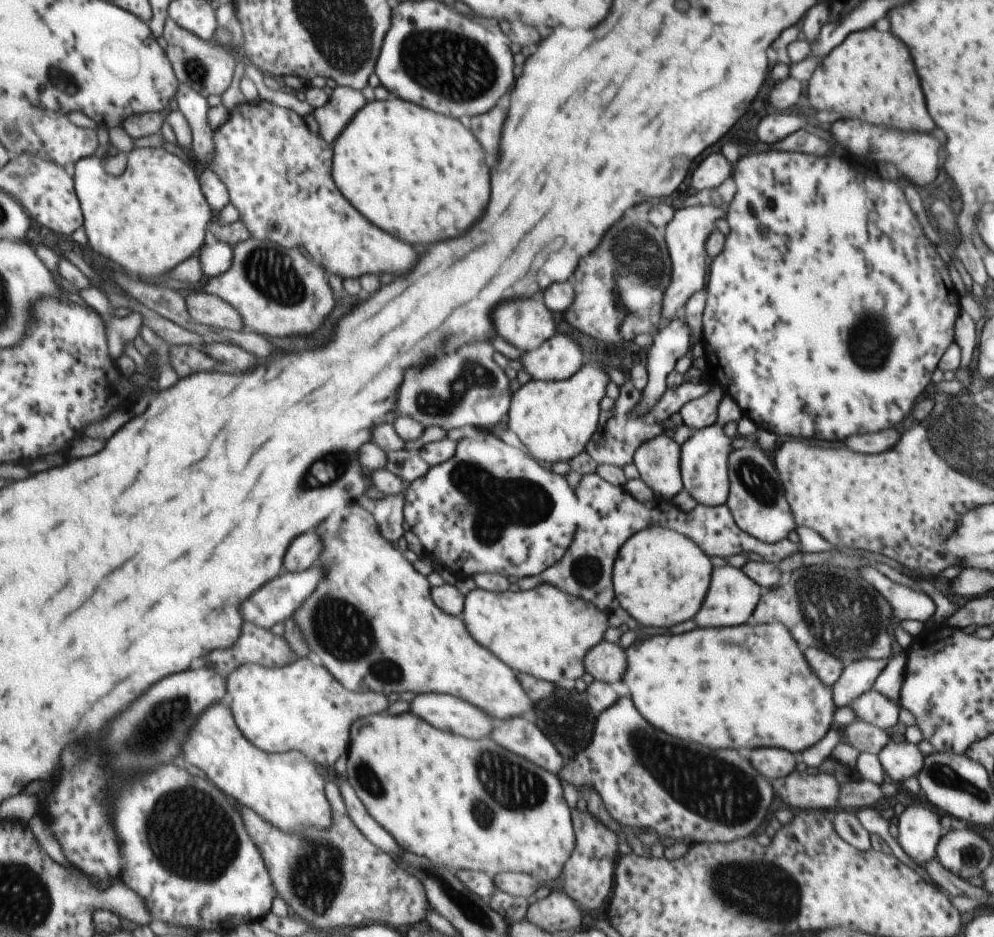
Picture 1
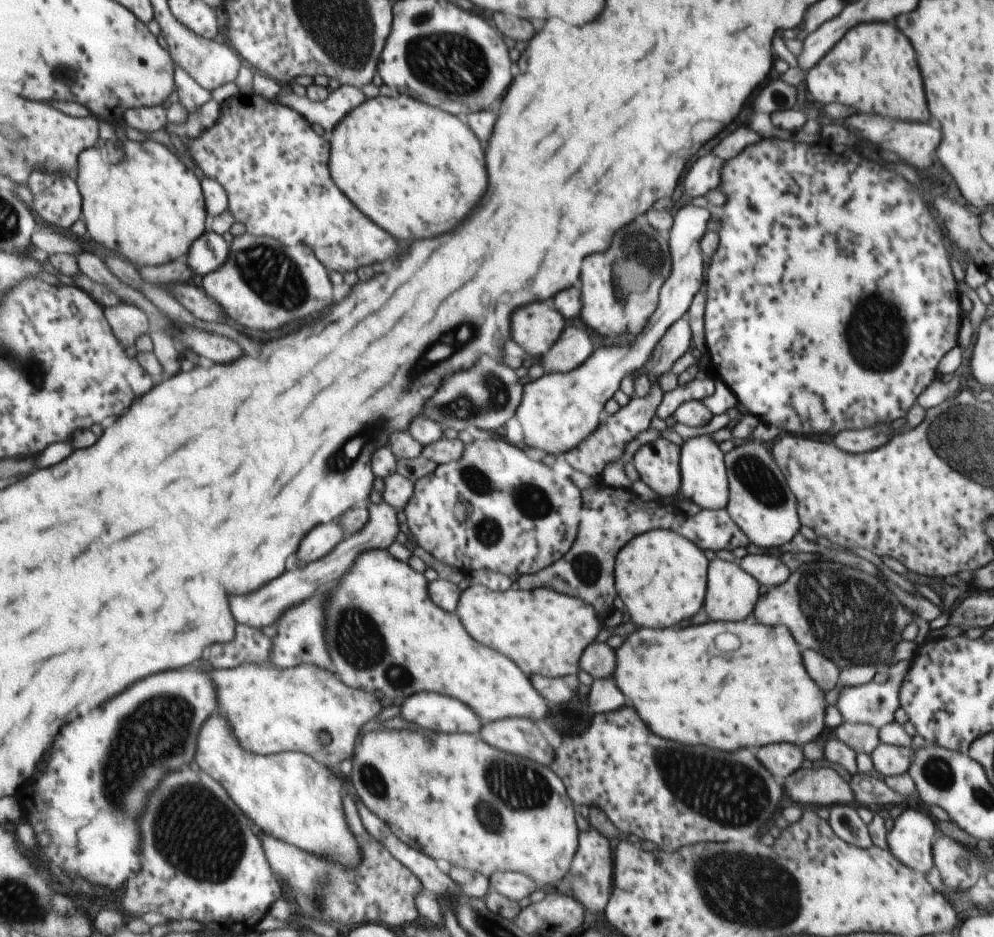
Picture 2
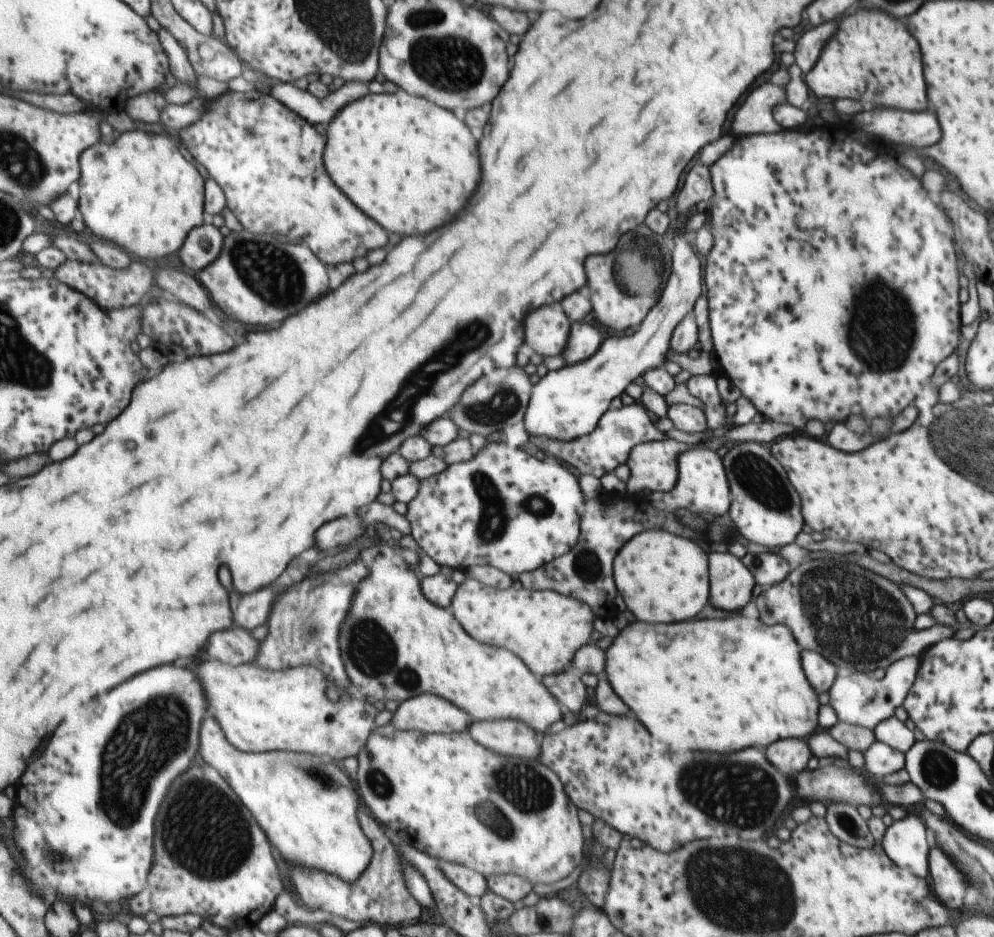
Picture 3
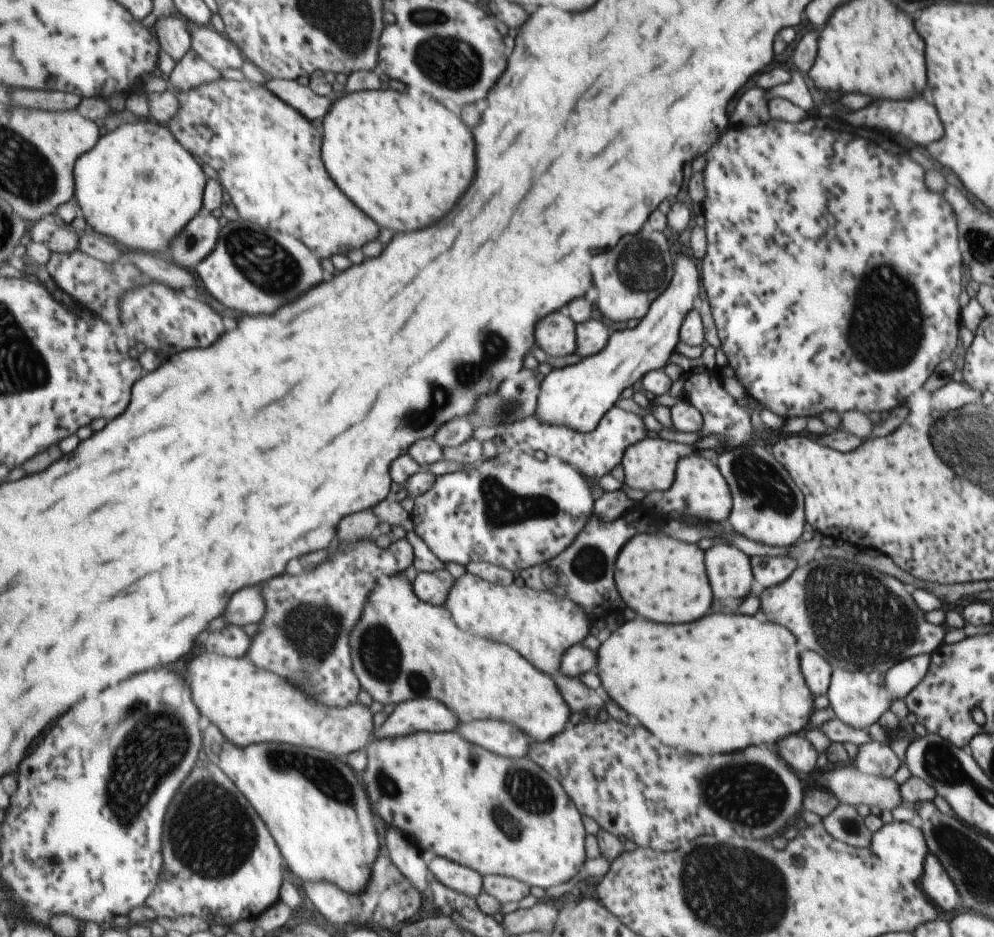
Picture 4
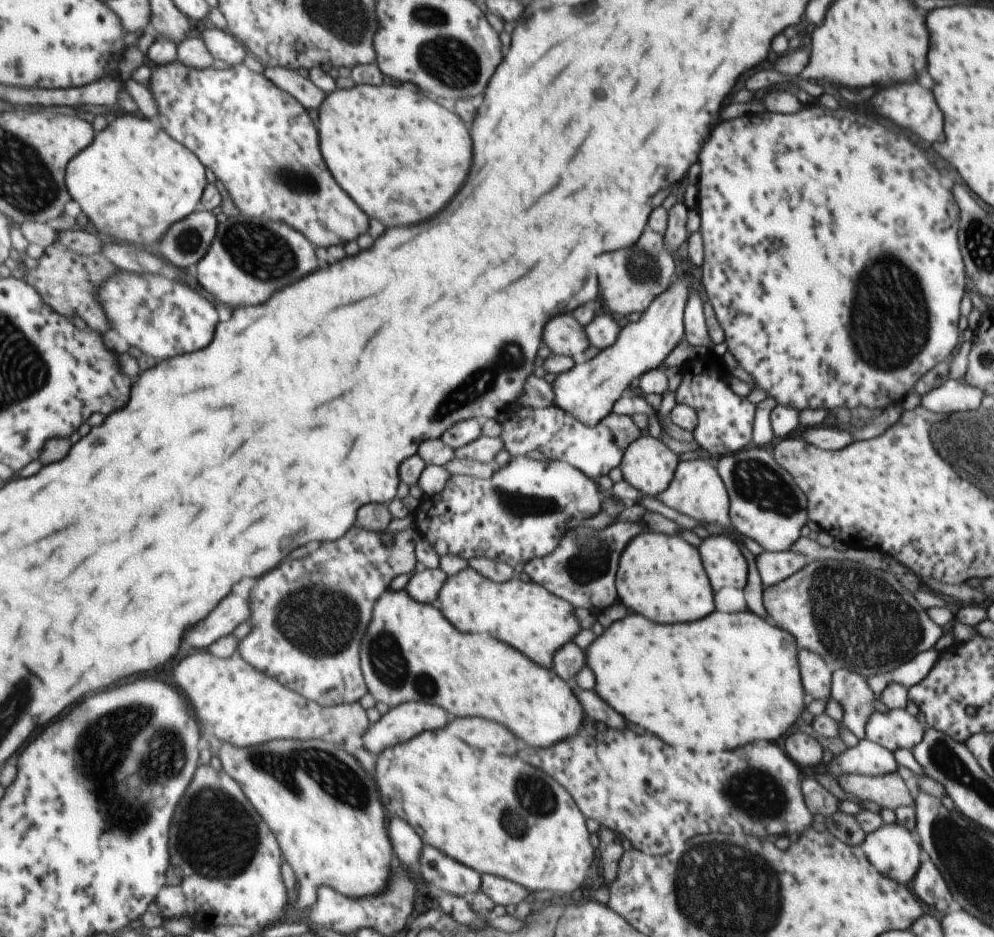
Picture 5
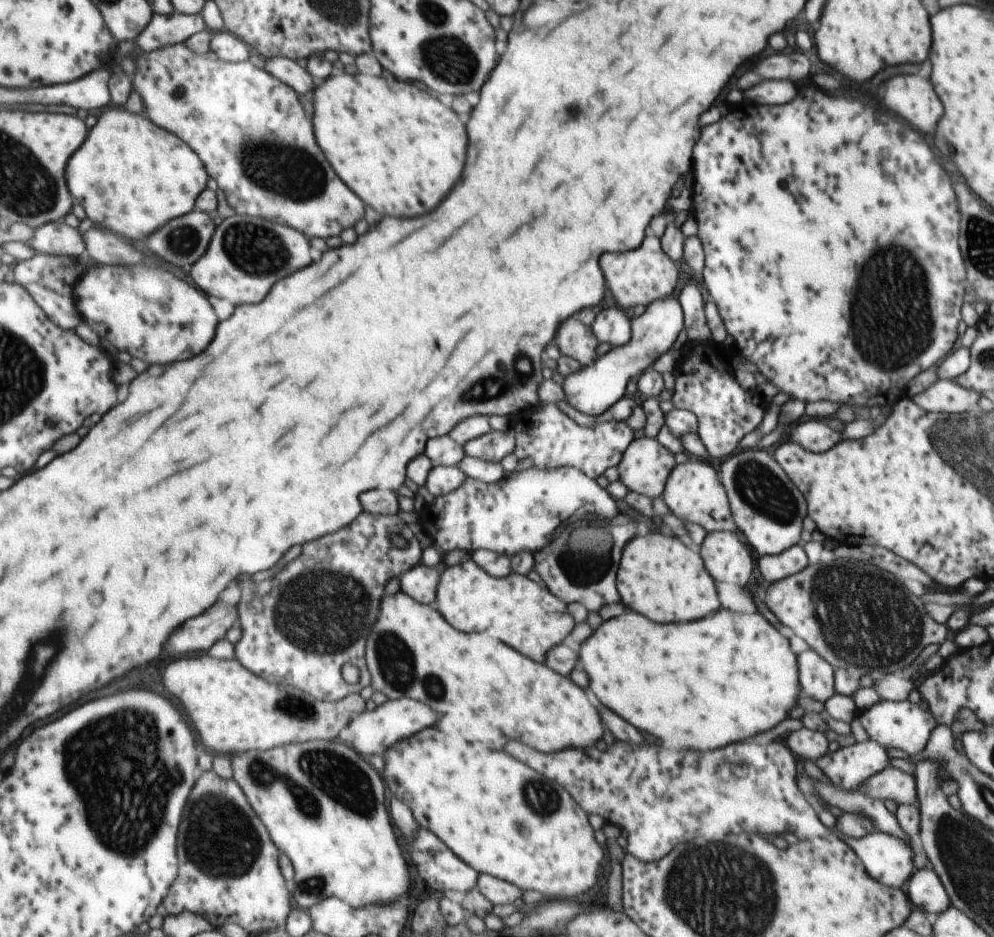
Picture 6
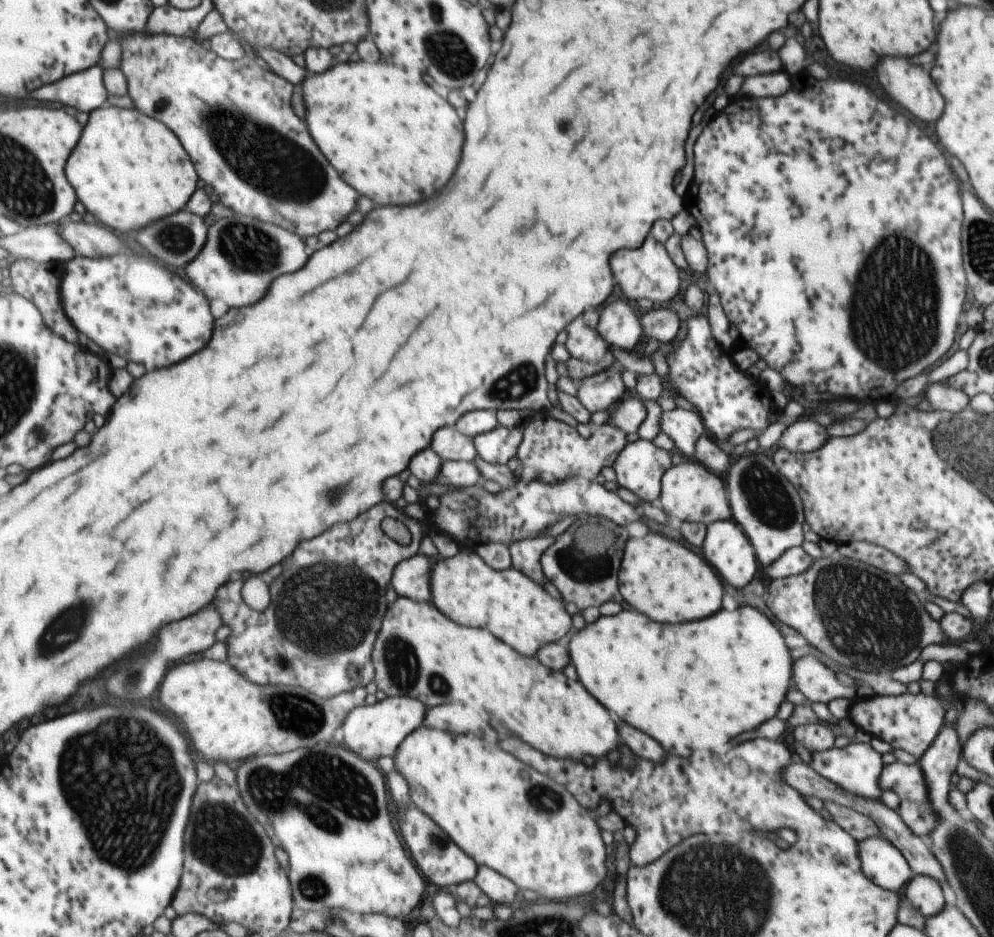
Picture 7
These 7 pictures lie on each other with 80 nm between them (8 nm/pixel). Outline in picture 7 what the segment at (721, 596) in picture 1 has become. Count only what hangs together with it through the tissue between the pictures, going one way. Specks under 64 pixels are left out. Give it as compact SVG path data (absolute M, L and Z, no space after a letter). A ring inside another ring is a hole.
M717 521L706 526L701 550L720 579L733 588L747 589L747 582L757 572L749 543L737 524Z

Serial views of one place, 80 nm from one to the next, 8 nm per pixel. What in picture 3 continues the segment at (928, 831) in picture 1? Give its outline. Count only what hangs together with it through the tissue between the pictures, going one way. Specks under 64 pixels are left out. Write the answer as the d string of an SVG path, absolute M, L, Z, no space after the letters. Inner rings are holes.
M907 813L901 820L893 821L879 841L893 865L915 872L919 878L927 876L927 842L925 822Z

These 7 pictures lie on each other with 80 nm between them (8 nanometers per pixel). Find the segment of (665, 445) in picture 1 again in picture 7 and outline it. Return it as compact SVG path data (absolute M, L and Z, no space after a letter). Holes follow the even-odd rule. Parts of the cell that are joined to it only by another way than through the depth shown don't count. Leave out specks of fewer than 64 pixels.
M637 439L627 442L611 467L619 487L622 486L633 492L640 500L651 503L660 495L661 476L671 466L670 457L671 452L655 446L653 441Z

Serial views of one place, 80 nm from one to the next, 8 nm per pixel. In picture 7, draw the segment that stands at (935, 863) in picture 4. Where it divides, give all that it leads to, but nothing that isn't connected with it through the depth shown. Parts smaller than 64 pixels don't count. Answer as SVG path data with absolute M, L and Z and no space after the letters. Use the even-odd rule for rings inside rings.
M912 875L903 887L902 898L923 916L937 914L948 901L947 894L934 878Z

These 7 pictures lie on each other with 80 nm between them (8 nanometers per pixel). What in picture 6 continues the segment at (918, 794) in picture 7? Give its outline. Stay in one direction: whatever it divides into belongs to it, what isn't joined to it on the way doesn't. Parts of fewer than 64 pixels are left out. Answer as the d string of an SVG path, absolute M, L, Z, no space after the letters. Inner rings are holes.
M889 766L867 779L865 784L858 784L853 791L864 792L869 798L881 802L893 800L896 805L913 805L916 802L916 788L912 775Z

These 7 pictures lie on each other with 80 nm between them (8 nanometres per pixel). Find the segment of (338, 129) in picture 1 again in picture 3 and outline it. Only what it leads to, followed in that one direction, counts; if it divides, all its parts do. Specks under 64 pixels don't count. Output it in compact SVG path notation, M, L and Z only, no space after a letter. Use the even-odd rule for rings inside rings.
M355 81L345 82L342 87L335 89L331 96L320 99L313 96L309 90L300 90L297 86L293 86L293 83L273 82L270 95L273 95L279 104L283 103L285 108L289 107L293 111L293 114L297 113L299 118L303 117L305 122L309 121L312 125L321 122L321 124L327 124L329 126L331 121L344 107L368 93L367 84L368 83L358 83Z

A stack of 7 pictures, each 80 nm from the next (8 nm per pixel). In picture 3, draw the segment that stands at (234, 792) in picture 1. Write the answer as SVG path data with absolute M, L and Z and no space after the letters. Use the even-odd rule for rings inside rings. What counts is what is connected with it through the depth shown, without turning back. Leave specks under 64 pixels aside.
M211 714L203 721L200 756L231 780L231 788L258 820L280 858L339 875L348 883L365 870L372 848L355 816L357 794L347 772L333 759L295 751L243 752L229 744L222 725Z

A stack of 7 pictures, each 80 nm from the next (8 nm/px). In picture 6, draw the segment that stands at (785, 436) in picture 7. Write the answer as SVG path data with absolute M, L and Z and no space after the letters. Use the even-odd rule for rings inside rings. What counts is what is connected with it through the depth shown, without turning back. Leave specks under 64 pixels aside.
M819 419L801 422L789 432L793 442L814 453L825 452L843 440L840 426Z

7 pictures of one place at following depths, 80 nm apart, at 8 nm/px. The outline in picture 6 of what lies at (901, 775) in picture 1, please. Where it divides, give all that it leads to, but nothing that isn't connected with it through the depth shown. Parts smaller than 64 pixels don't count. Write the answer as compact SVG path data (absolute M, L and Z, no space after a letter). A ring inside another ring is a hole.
M867 739L827 752L814 763L833 785L853 791L858 784L865 784L867 779L887 768L889 758L882 745Z

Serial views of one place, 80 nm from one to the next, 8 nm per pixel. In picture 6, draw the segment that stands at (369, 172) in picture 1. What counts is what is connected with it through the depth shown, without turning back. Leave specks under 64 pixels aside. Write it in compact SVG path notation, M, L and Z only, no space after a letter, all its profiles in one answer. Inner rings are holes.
M342 74L322 82L323 86L318 86L313 92L315 134L335 171L348 184L349 190L354 190L363 200L363 204L381 215L421 216L433 210L461 176L467 150L465 128L449 108L441 106L433 96L415 88L411 82L380 76L369 78L363 74Z

